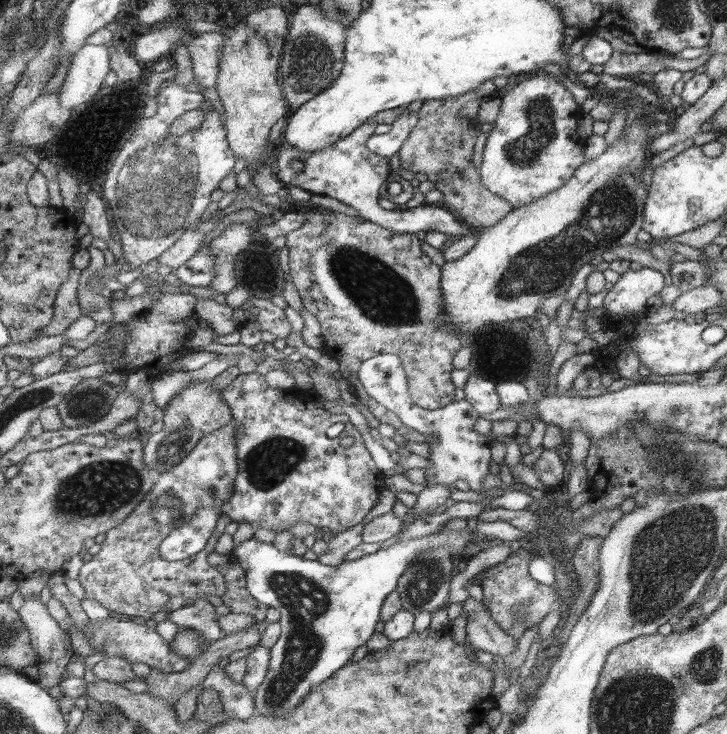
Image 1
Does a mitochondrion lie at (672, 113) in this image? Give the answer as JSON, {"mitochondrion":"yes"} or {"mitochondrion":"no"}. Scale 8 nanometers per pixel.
{"mitochondrion":"no"}

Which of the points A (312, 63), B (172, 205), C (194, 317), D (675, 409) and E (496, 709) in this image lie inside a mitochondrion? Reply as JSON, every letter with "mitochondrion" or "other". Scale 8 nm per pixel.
{"A":"mitochondrion","B":"mitochondrion","C":"other","D":"mitochondrion","E":"other"}

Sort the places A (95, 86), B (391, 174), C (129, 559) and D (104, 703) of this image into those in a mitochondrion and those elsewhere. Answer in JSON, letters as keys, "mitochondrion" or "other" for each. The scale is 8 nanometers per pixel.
{"A":"other","B":"other","C":"other","D":"other"}

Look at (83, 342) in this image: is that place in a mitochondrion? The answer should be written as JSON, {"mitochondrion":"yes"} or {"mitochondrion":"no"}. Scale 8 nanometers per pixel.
{"mitochondrion":"no"}

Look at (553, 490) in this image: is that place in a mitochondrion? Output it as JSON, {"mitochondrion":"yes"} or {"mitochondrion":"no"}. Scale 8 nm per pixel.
{"mitochondrion":"no"}

